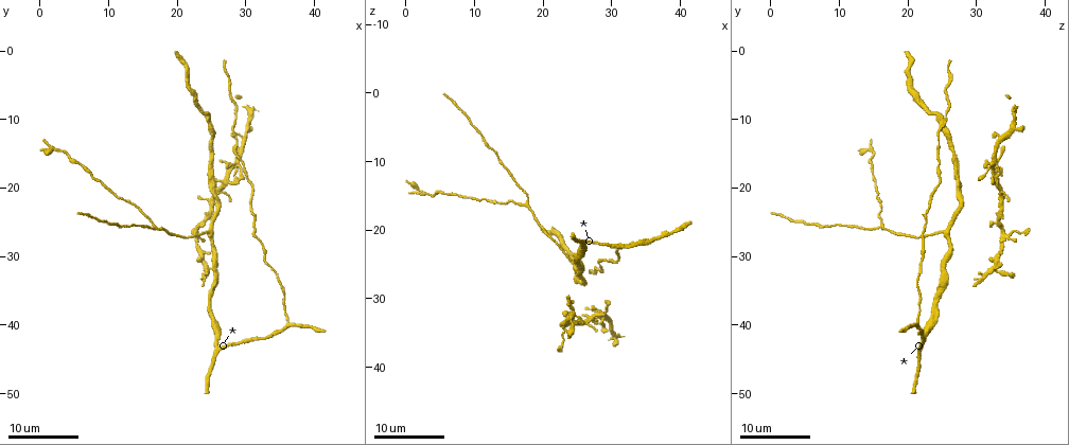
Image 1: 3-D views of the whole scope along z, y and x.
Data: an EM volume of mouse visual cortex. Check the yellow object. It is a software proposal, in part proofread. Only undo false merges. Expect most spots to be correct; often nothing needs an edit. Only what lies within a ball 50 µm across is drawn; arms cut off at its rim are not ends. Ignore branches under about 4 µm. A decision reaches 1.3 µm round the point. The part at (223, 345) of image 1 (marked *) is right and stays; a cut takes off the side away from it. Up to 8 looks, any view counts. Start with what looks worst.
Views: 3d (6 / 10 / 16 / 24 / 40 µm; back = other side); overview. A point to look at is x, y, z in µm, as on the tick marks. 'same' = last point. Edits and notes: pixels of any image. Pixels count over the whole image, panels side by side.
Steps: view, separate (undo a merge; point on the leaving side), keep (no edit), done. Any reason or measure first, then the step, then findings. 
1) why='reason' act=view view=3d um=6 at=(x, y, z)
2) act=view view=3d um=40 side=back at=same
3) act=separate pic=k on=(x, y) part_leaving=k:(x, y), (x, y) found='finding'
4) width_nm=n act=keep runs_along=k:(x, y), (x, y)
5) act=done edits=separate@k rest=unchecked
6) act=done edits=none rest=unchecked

why='three arms meet' act=view view=3d um=24 at=(17.0, 26.0, 16.0)

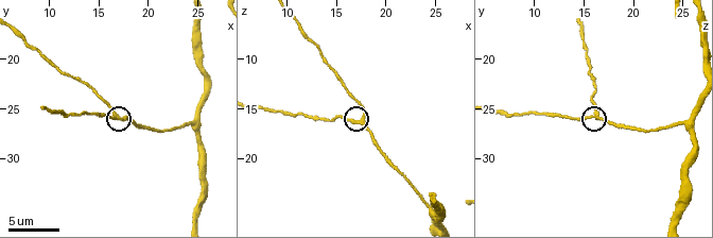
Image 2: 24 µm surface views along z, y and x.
act=view view=3d um=10 at=(17.0, 25.8, 16.4)

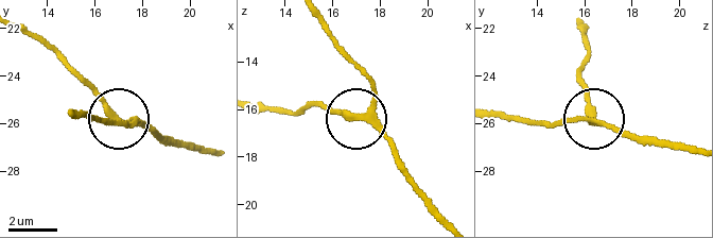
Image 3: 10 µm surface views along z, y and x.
act=keep runs_along=3:(445, 219), (396, 152), (358, 119), (371, 97), (366, 68) found='one cell here'

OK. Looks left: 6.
why='four-way junction' act=view view=3d um=24 at=(22.5, 26.5, 34.0)

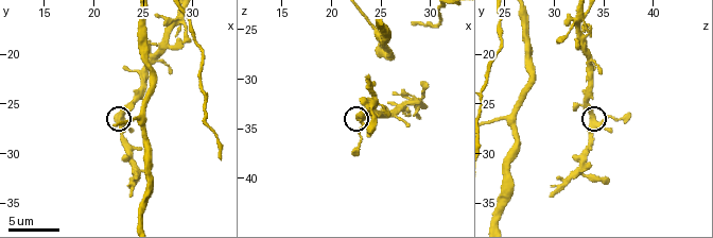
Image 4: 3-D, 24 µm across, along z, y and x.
why='closer look' act=view view=3d um=6 at=(23.0, 27.0, 34.2)

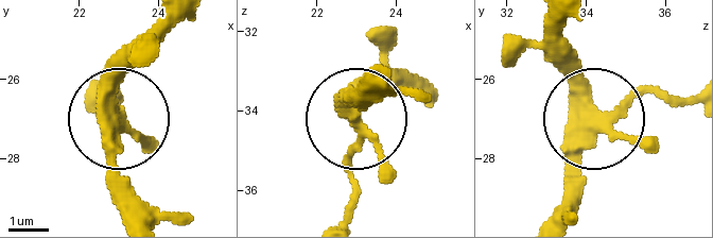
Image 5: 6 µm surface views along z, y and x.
act=keep found='all the same cell'

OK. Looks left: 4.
why='three arms meet' act=view view=3d um=24 at=(36.0, 39.5, 21.5)

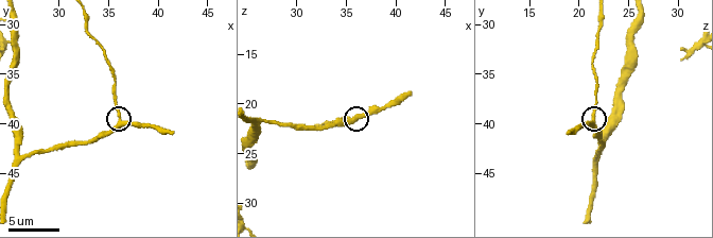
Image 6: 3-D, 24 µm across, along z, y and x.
why='closer look' act=view view=3d um=6 at=(36.2, 39.4, 21.6)

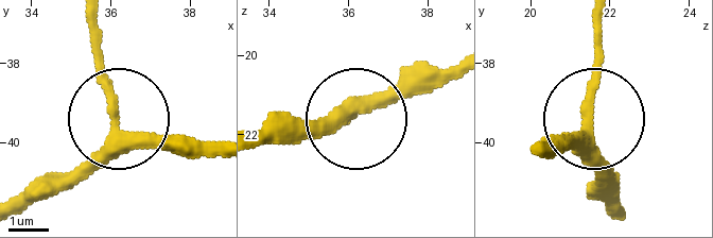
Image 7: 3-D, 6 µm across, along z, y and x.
act=view view=3d um=6 side=back at=(36.10, 39.45, 21.35)

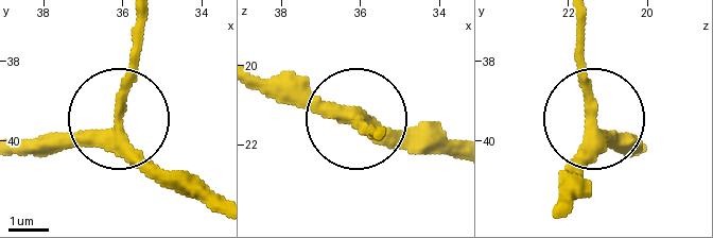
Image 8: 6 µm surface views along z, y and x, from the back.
act=keep runs_along=8:(220, 213), (179, 188), (115, 124), (17, 148) found='continuous, no second cell'

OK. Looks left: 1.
why='three arms meet' act=view view=3d um=10 at=(24.6, 26.2, 25.6)

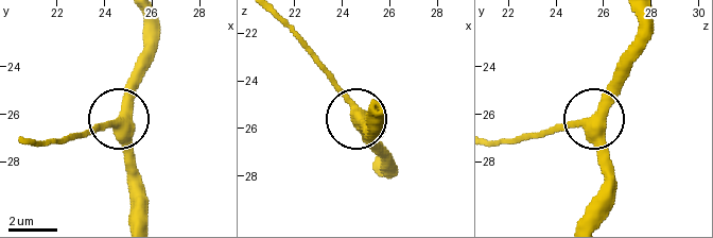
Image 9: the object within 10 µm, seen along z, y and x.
side_arm_um=32 arms=3 act=keep found='continuous, no second cell'

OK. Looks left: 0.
act=done edits=none rest=unchecked

